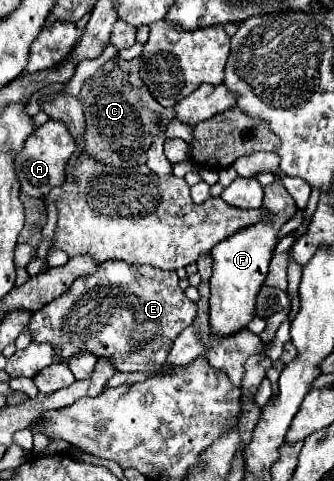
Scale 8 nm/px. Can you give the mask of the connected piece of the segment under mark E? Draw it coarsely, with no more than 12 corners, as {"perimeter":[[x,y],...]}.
{"perimeter":[[105,261],[29,331],[63,361],[155,371],[197,305],[175,271]]}

